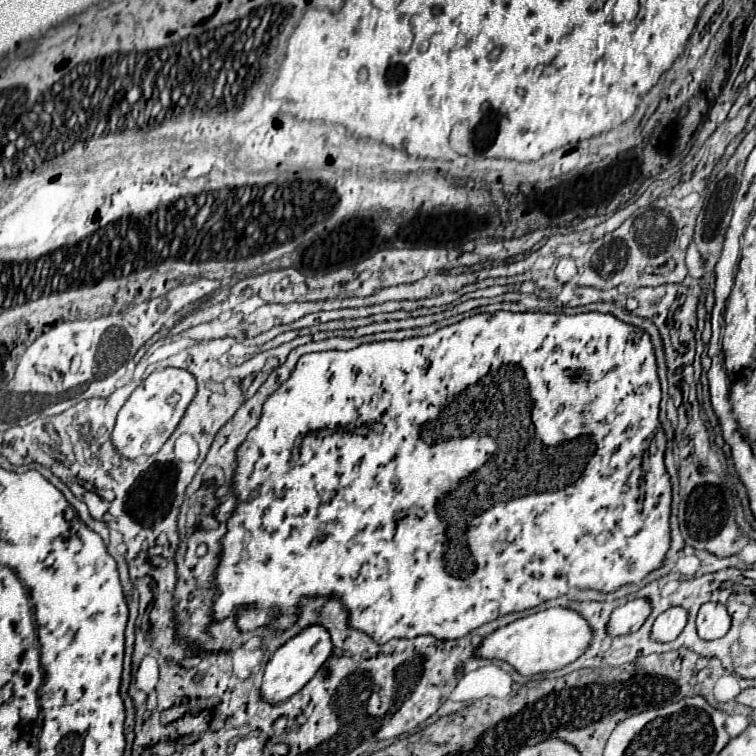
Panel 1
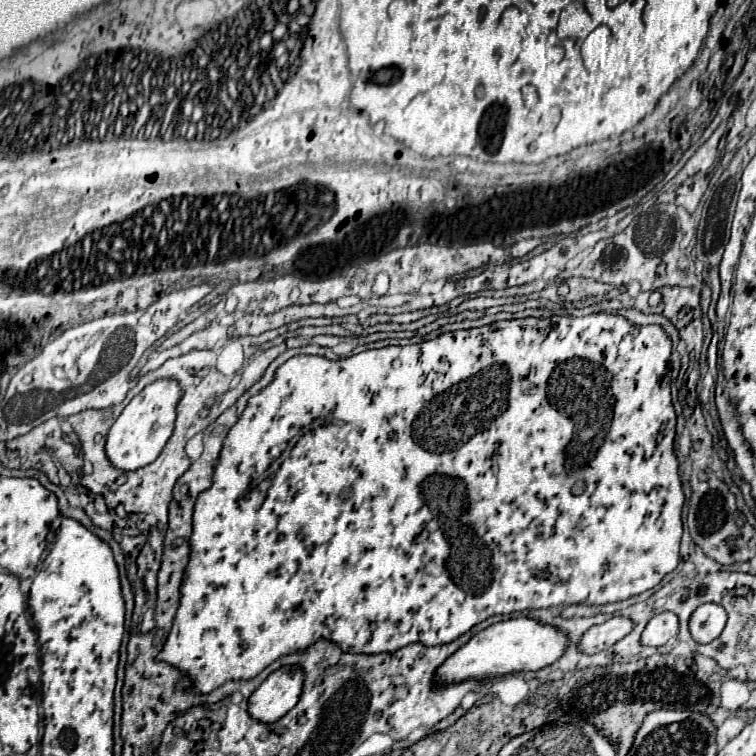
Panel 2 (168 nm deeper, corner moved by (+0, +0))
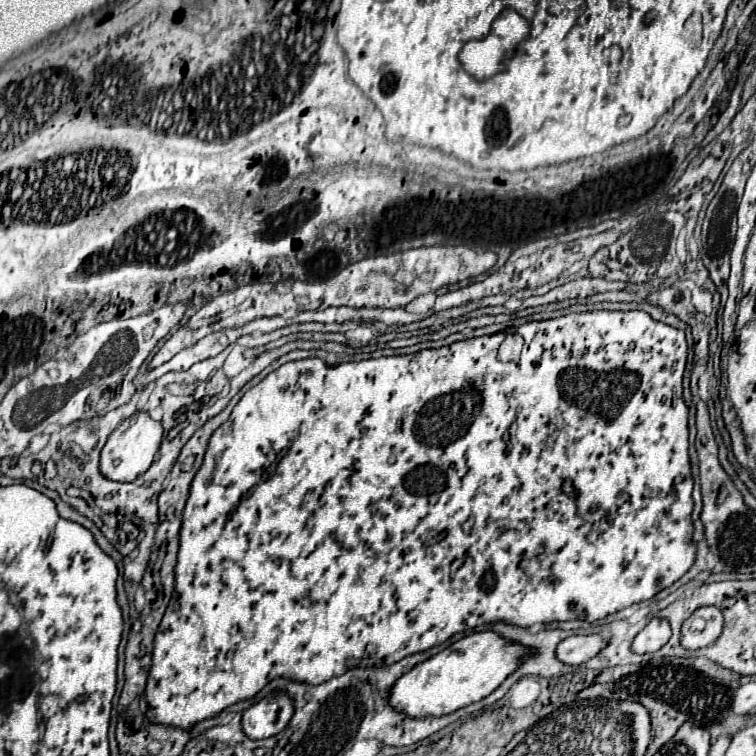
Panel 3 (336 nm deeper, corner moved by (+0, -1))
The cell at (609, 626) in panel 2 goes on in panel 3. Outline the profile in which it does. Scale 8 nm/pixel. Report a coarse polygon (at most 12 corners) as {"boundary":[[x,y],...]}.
{"boundary":[[573,635],[555,653],[565,665],[593,659],[607,641],[601,635]]}

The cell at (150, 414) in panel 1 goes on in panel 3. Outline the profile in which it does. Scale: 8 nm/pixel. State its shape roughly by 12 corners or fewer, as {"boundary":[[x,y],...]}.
{"boundary":[[139,411],[101,449],[105,479],[131,483],[163,439],[161,423]]}

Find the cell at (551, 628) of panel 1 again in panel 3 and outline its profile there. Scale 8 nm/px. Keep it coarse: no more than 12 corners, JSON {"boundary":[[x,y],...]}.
{"boundary":[[471,633],[401,675],[389,705],[417,719],[487,697],[531,649]]}

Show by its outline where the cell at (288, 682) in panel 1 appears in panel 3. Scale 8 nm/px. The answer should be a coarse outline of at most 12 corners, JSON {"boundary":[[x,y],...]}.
{"boundary":[[273,693],[243,713],[243,733],[267,739],[281,733],[293,701]]}

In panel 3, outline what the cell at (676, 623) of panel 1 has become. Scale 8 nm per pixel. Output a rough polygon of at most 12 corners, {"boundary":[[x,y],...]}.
{"boundary":[[653,617],[635,637],[637,655],[655,653],[669,641],[671,627]]}

